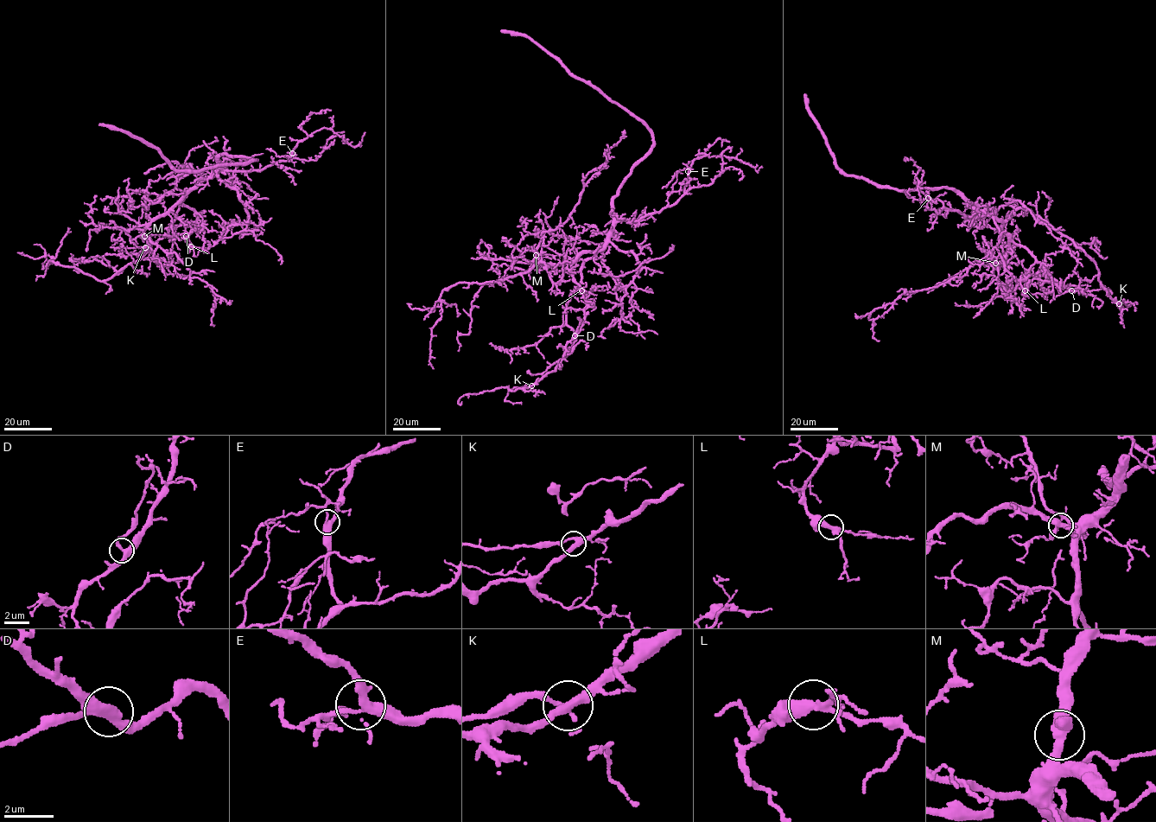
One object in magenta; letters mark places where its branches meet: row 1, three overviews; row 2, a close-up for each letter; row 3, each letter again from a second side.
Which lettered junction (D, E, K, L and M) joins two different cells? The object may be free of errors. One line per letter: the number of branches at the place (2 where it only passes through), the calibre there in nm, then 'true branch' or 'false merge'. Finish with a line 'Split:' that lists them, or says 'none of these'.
D: branches 3; calibre 320 nm; true branch
E: branches 3; calibre 340 nm; true branch
K: branches 3; calibre 320 nm; true branch
L: branches 3; calibre 340 nm; true branch
M: branches 3; calibre 320 nm; true branch
Split: none of these

